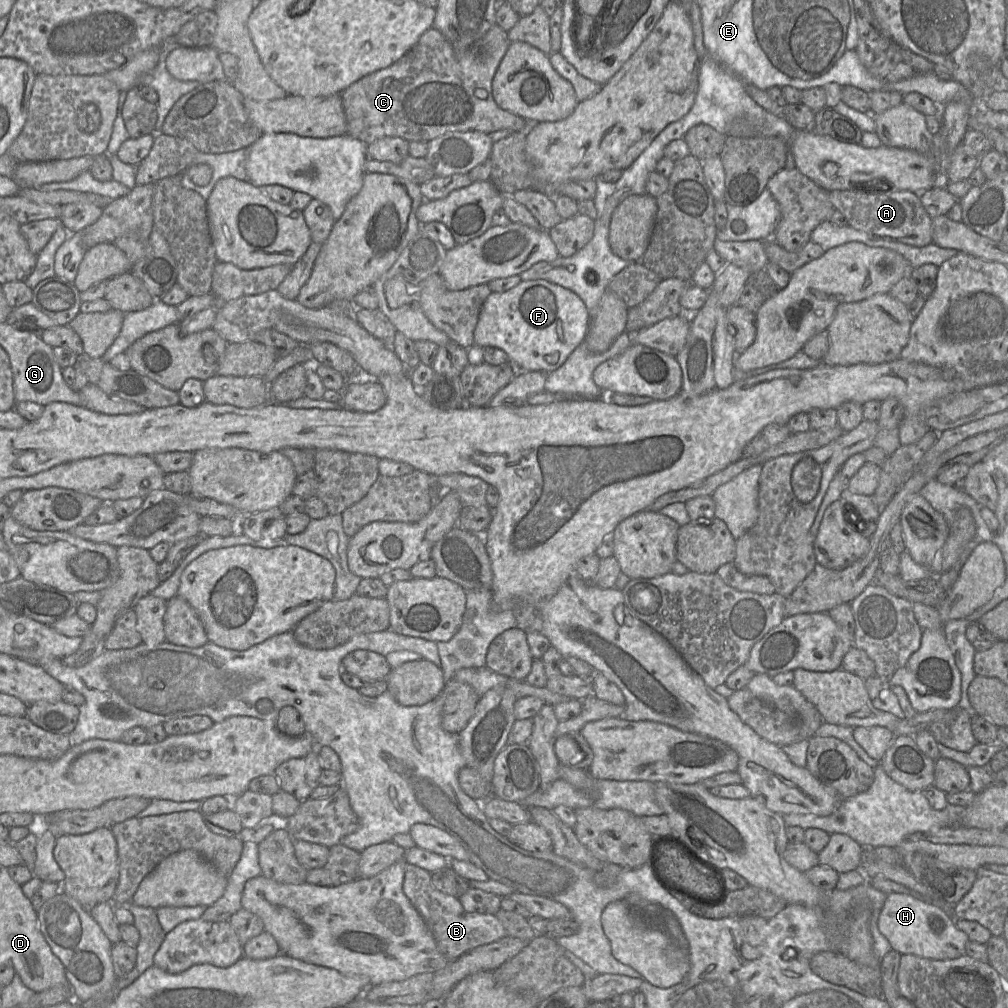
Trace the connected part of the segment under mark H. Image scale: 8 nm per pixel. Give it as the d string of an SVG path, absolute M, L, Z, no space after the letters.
M887 894L878 917L879 931L889 941L892 950L901 955L912 954L932 960L951 960L966 954L968 935L955 926L955 919L942 906L917 895Z

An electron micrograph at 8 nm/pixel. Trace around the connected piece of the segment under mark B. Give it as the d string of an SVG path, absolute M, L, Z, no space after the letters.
M407 863L403 892L422 916L438 949L449 961L460 958L478 946L495 942L508 935L496 915L468 912L458 898L434 888L431 873L423 868Z

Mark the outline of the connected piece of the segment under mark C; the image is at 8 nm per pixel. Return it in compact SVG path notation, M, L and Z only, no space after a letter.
M496 24L471 44L452 44L432 26L399 60L364 76L339 94L346 118L345 135L368 145L384 137L430 142L448 132L480 131L489 134L503 129L526 132L528 121L500 108L492 95L493 77L510 43L507 32Z

